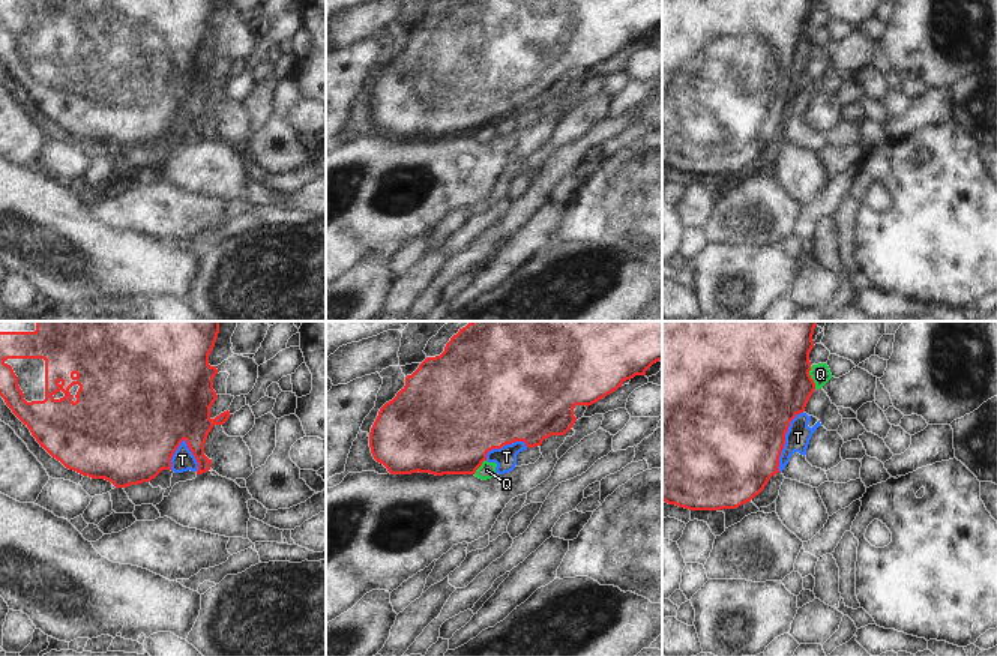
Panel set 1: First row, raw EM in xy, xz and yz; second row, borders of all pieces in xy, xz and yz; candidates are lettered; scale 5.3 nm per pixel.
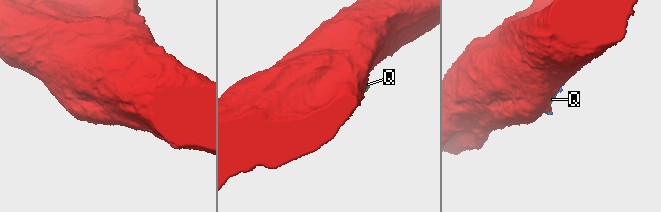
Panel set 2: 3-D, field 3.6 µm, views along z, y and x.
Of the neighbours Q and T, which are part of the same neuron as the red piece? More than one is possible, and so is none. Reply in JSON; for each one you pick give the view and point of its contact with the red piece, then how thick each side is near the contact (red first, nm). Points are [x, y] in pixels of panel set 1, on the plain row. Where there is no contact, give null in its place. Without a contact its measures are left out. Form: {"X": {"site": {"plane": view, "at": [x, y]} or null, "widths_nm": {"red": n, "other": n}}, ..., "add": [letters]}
{"add": []}

